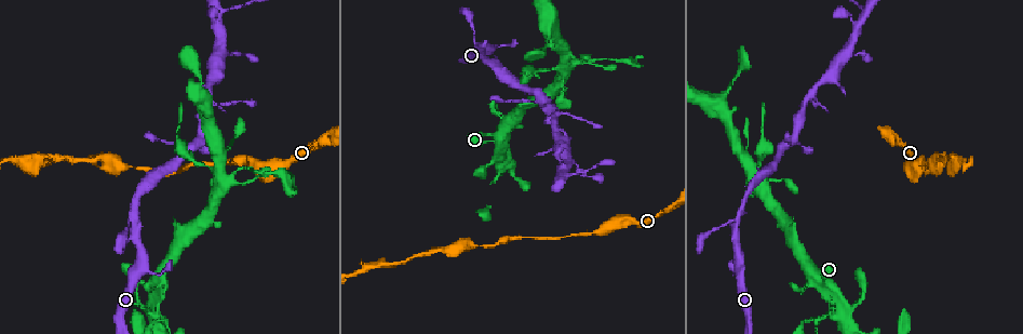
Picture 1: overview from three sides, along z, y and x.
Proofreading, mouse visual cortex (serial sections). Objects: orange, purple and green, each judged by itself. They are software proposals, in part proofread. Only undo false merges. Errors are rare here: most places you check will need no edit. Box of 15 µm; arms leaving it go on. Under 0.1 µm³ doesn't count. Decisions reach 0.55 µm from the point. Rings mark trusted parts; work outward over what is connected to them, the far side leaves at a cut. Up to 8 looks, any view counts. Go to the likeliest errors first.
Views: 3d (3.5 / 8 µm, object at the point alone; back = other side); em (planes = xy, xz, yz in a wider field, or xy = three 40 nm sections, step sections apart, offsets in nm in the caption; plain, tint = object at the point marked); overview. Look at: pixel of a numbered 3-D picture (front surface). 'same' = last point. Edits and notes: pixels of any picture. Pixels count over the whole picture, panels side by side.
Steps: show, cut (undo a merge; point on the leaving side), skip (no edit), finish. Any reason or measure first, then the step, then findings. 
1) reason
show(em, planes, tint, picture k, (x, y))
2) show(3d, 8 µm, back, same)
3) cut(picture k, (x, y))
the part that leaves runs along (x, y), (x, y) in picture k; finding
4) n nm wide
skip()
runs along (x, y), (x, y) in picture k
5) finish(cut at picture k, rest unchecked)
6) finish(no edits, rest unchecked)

three arms meet
show(3d, 3.5 µm, picture 1, (666, 209))

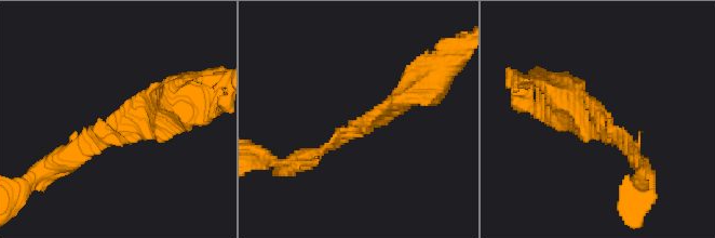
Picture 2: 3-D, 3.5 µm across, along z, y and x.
3 arms; arms of 150, 200, 200 nm
show(em, xy, step 5, tint, picture 2, (603, 121))

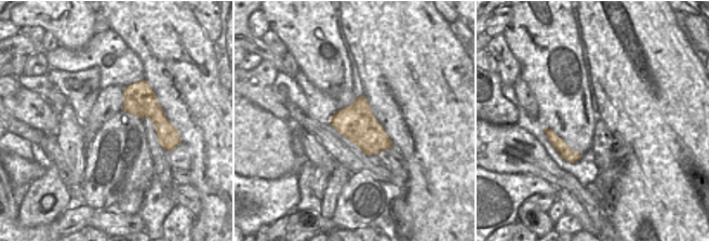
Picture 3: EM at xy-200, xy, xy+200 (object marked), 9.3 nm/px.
340 nm wide
skip()
runs along (301, 157), (365, 124), (415, 86) in picture 2; continuous, no second cell

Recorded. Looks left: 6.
small branch off a trunk
show(3d, 3.5 µm, picture 1, (560, 69))

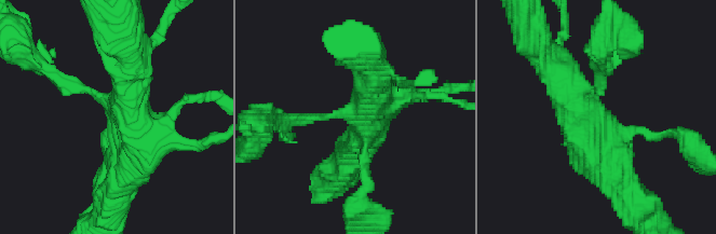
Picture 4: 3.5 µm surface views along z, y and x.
now the EM
show(em, xy, step 2, tint, picture 4, (357, 112))

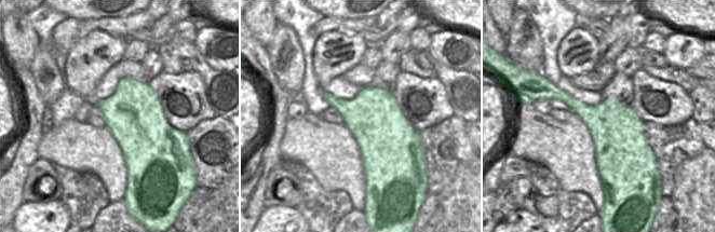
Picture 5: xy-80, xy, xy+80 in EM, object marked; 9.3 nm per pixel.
cut it another way
show(em, planes, tint, same)

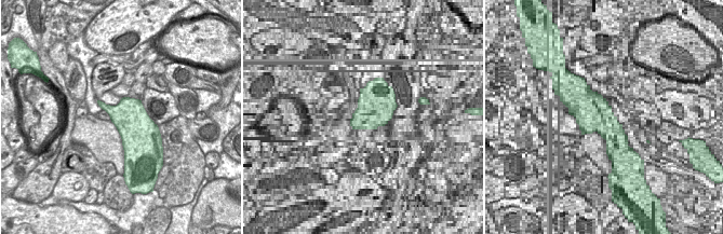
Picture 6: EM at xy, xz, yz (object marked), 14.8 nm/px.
skip()
runs along (609, 168), (540, 49) in picture 4; one cell here

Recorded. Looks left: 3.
show(em, xy, step 5, tint, picture 1, (815, 320))

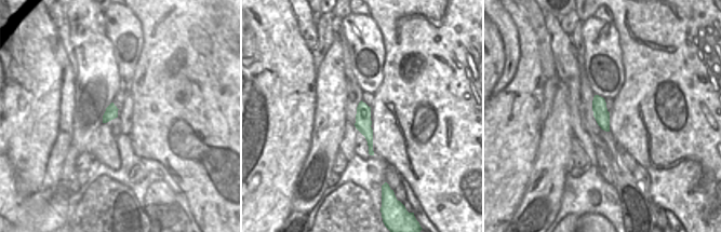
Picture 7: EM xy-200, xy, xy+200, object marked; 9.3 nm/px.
show(3d, 3.5 µm, back, same)

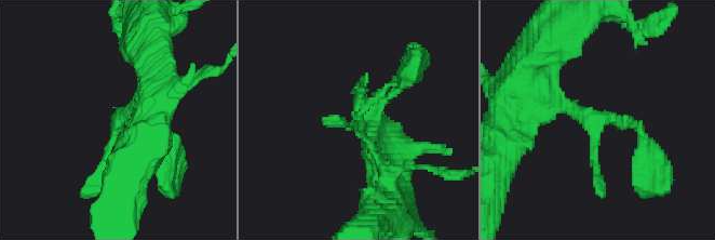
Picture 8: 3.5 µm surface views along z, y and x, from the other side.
arms of 150, 150, 250 nm
skip()
runs along (535, 106), (637, 123), (643, 136) in picture 8; one cell here

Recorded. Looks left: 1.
finish(no edits, rest unchecked)

